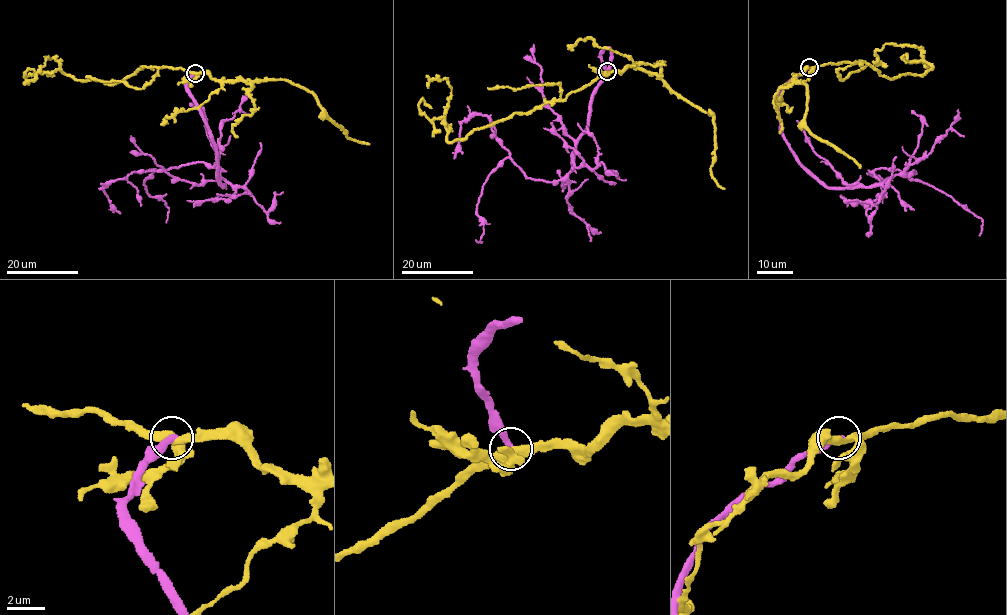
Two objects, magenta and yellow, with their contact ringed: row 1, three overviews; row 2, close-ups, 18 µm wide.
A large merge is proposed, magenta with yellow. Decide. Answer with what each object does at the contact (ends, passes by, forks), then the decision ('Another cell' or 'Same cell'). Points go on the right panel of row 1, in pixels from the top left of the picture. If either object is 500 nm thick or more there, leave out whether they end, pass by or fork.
At the ring magenta ends. At the ring yellow forks. Another cell

